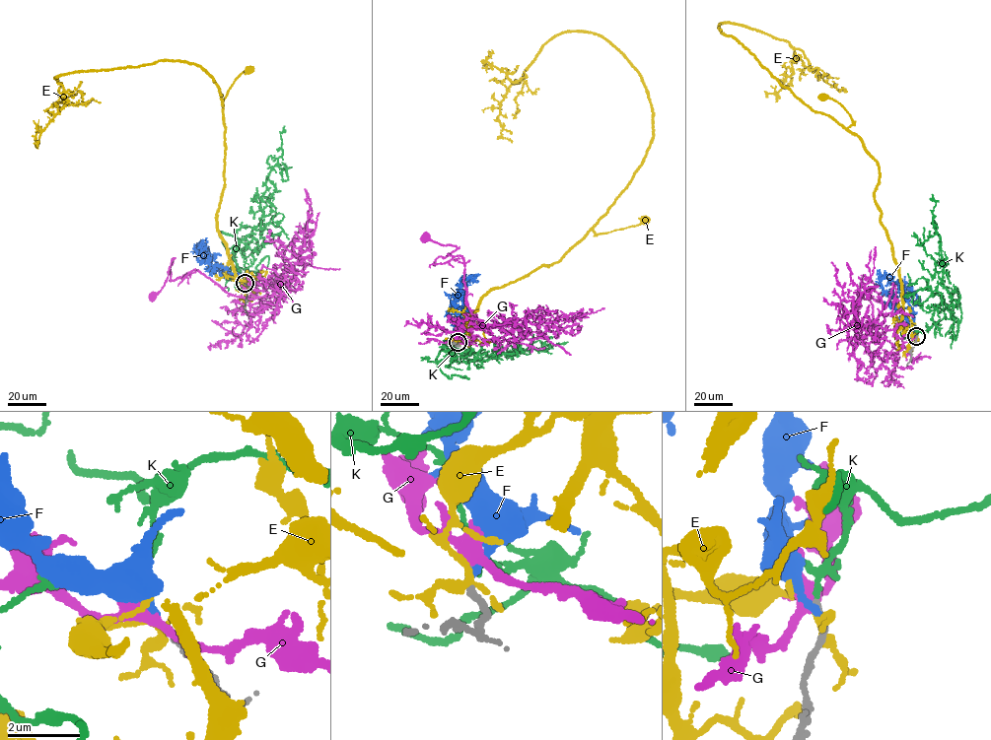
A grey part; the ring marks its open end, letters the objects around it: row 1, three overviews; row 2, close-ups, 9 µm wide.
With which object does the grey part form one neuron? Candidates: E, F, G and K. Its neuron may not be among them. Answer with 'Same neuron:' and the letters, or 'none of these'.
Same neuron: K

